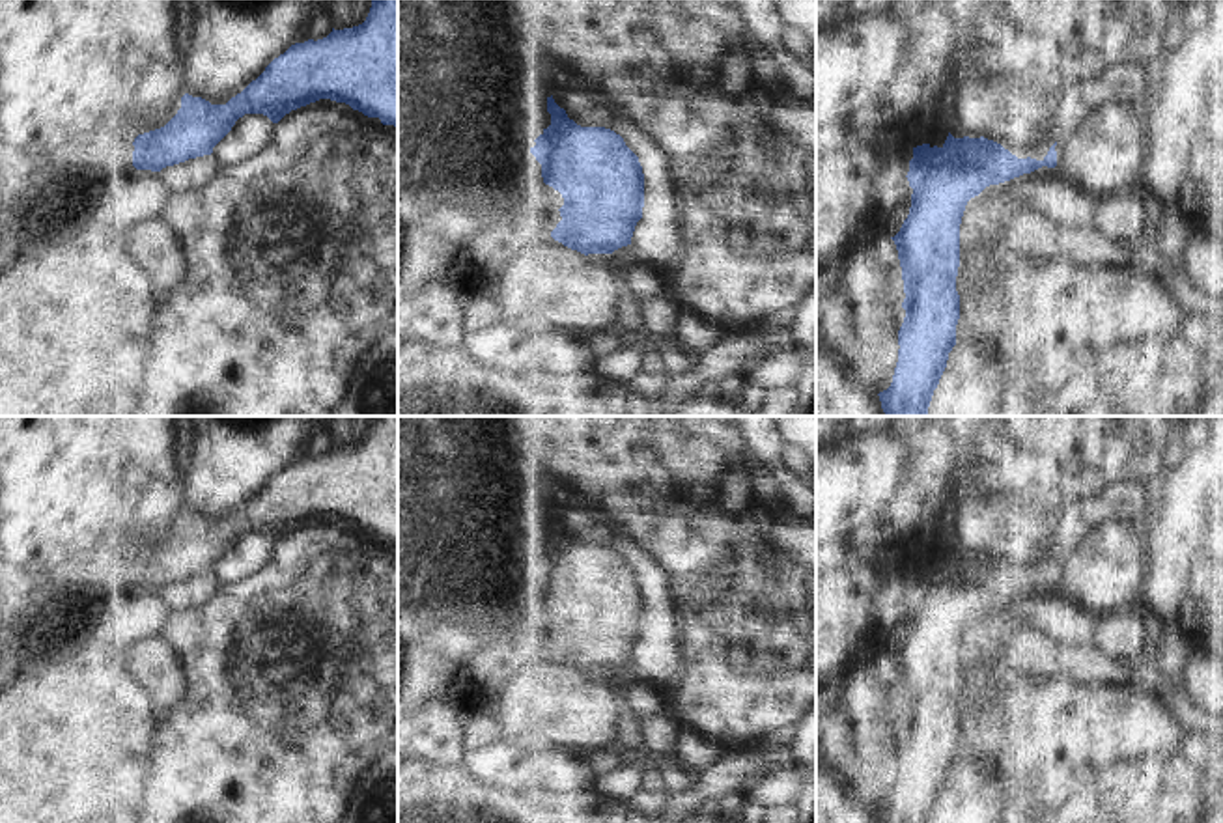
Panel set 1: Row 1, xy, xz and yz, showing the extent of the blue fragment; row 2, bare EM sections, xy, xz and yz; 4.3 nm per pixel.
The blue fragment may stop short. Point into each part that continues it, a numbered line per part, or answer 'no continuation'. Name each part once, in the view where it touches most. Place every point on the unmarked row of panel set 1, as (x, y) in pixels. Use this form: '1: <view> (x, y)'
no continuation

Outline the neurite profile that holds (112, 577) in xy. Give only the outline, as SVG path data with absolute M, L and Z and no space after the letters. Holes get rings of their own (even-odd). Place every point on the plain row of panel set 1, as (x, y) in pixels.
M106 564L99 567L88 567L82 575L91 582L91 586L110 592L127 592L134 588L133 584L134 564Z

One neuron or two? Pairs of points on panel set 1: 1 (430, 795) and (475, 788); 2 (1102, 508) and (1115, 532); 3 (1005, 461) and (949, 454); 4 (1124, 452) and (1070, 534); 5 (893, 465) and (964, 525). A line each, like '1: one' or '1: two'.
1: one
2: two
3: two
4: two
5: two

